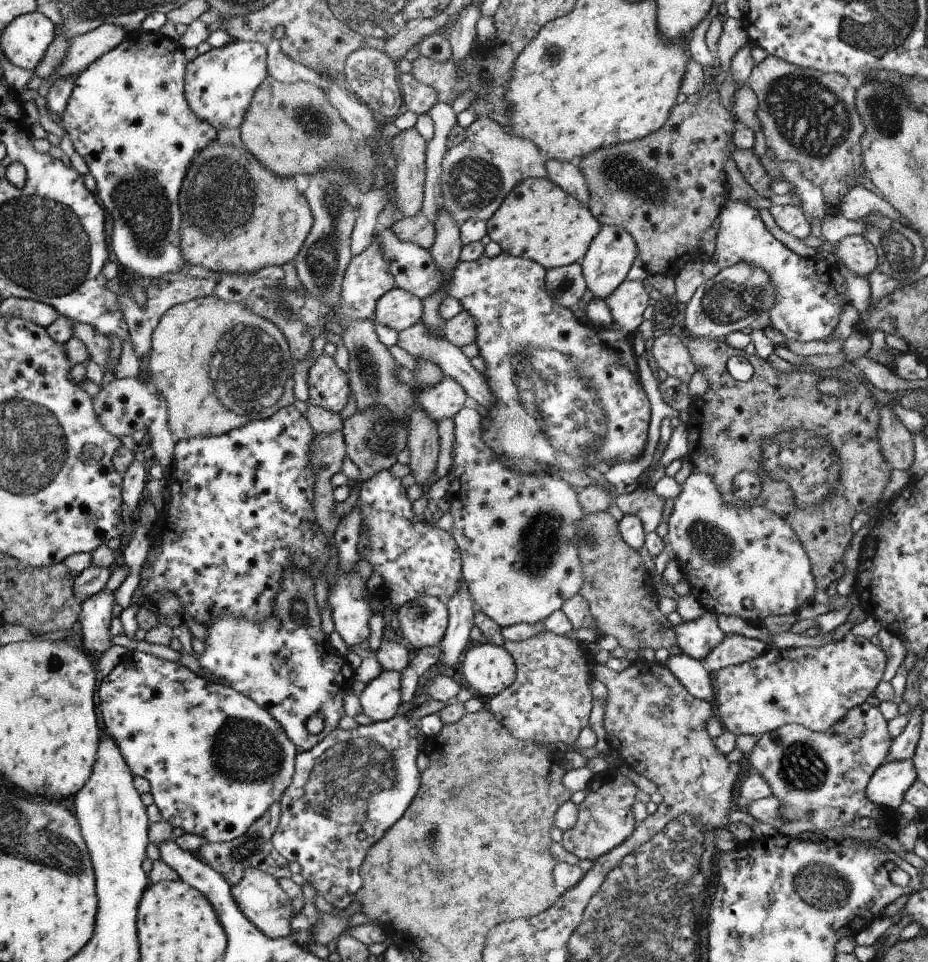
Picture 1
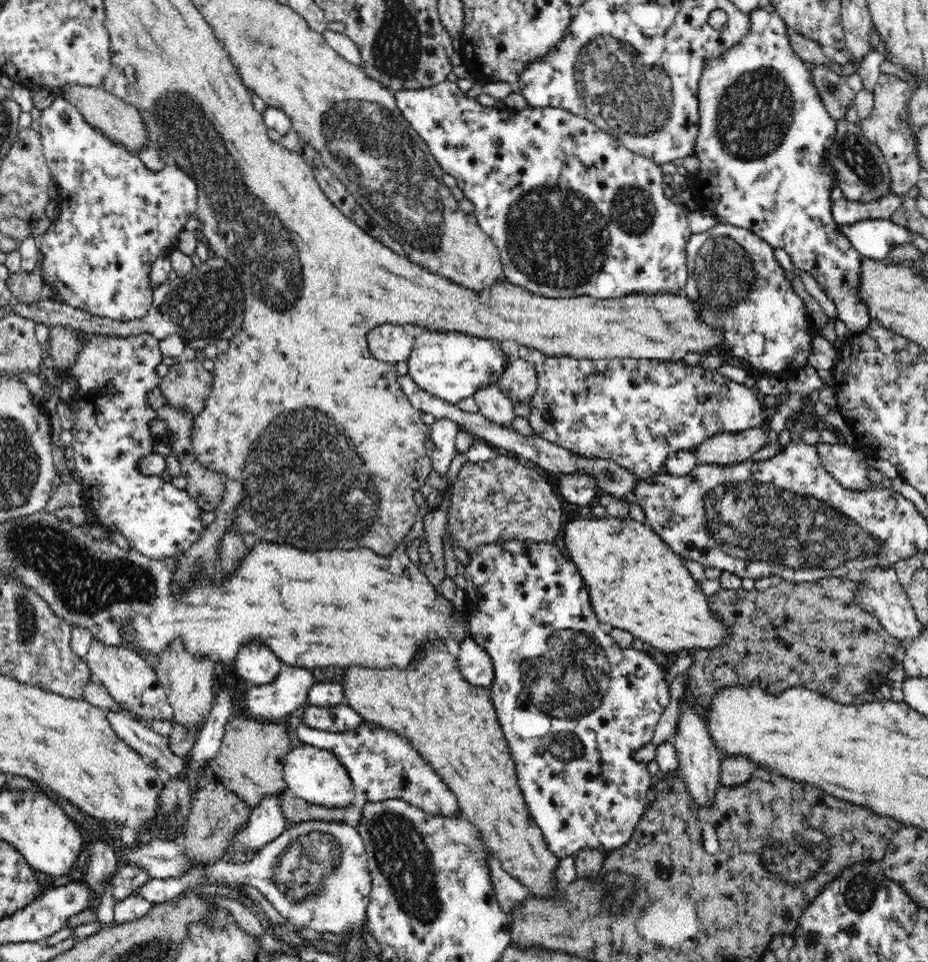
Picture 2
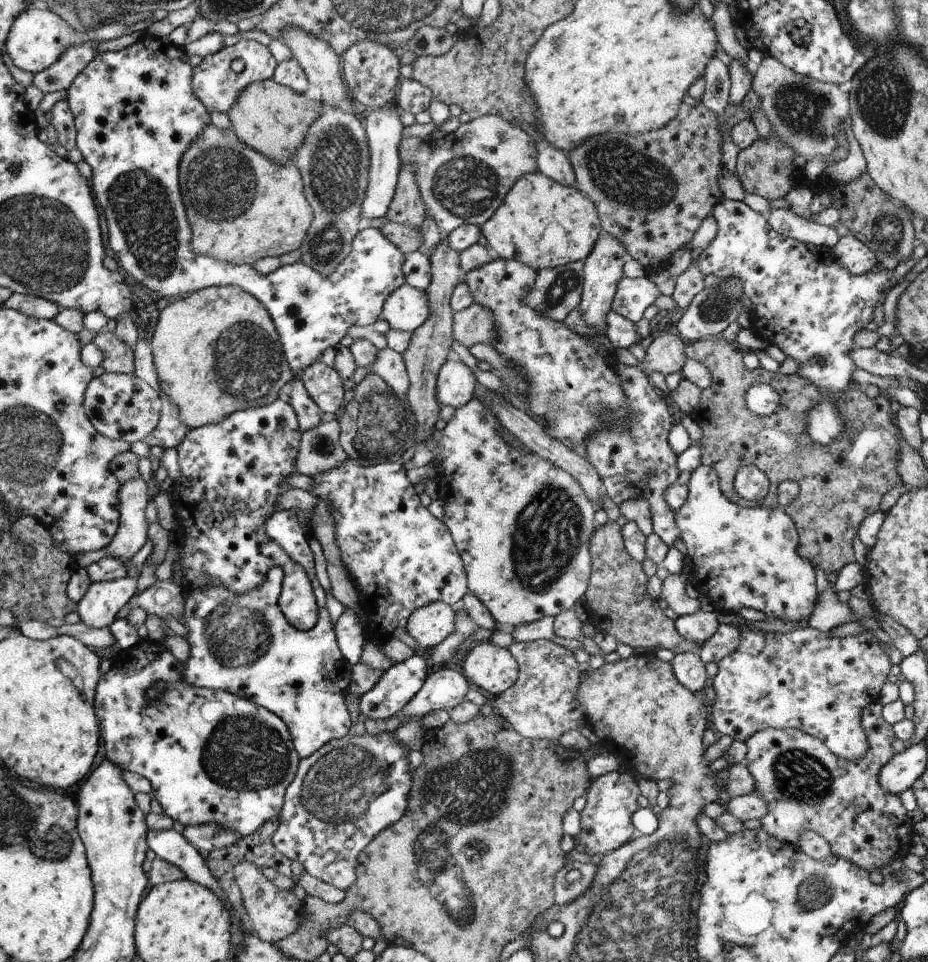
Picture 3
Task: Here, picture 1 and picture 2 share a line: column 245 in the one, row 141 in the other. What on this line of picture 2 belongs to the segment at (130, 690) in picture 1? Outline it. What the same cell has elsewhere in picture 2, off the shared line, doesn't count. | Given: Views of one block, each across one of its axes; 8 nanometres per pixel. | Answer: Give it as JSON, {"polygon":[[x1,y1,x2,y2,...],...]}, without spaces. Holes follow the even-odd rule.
{"polygon":[[770,2,749,15,750,28,739,43,708,61,699,76,695,156,700,166,690,174,688,188,698,208,716,212,723,222,747,228,775,249,787,252,796,270,810,272,836,305,838,318,851,334,859,334,871,322,870,311,860,294,863,258,834,221,830,199,837,171,828,160,828,150,836,136,836,121,828,114,806,62,791,49,788,26]]}

